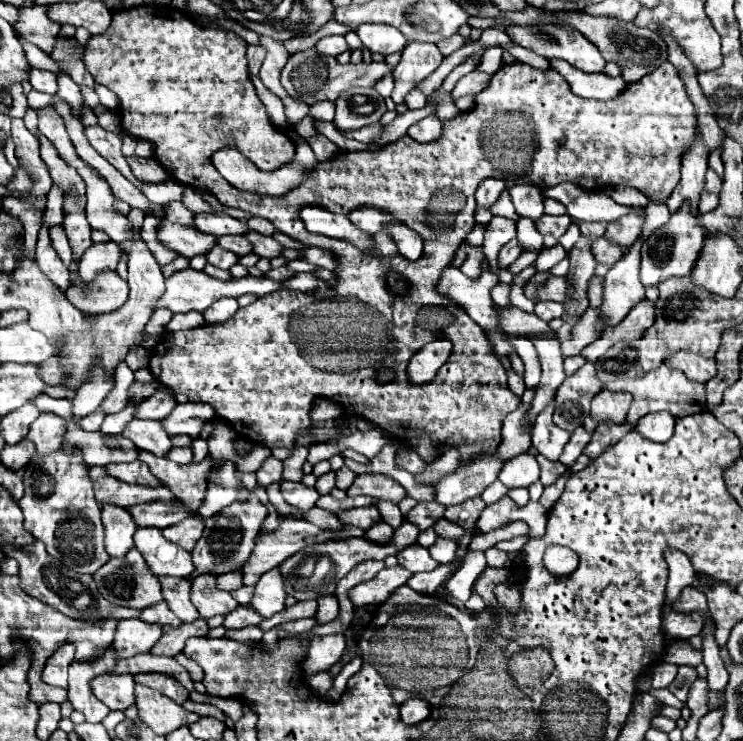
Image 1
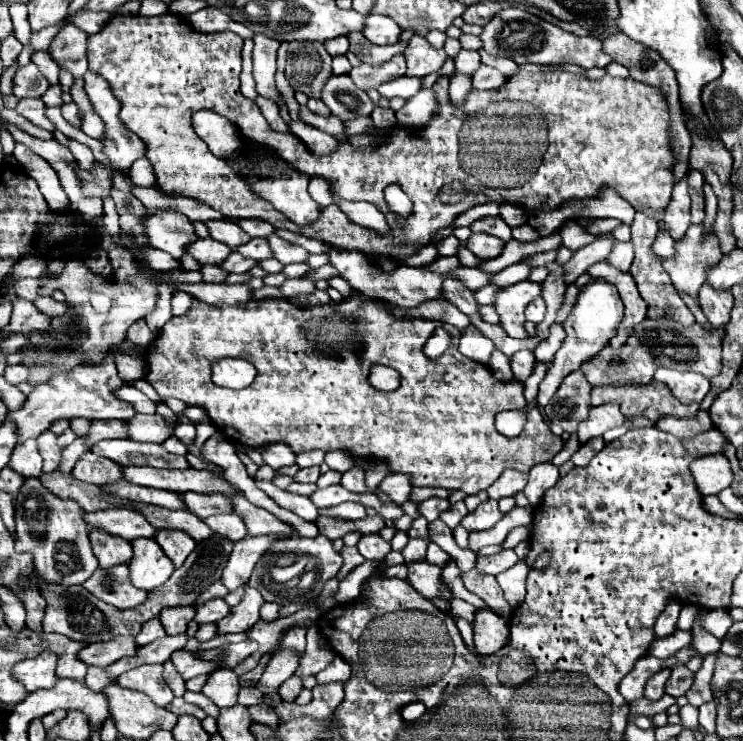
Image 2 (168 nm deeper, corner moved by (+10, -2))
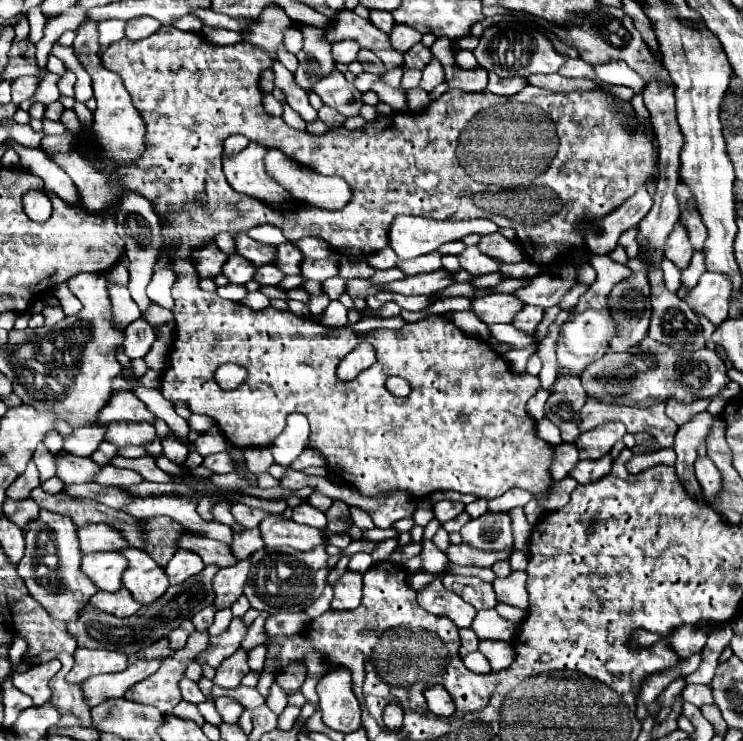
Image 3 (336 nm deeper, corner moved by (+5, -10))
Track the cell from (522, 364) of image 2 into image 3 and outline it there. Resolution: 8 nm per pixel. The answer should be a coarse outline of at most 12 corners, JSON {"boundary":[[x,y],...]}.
{"boundary":[[533,346],[503,354],[513,372],[525,372]]}

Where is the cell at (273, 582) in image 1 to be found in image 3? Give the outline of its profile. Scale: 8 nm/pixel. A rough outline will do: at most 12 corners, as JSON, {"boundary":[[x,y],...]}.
{"boundary":[[233,618],[197,658],[217,668],[241,648],[249,626]]}

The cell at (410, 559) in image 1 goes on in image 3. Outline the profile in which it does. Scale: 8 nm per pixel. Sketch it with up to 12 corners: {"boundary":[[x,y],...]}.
{"boundary":[[441,576],[417,592],[431,614],[469,628],[477,612]]}

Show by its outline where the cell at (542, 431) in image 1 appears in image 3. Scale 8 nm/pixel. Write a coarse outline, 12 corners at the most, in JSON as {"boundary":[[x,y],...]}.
{"boundary":[[608,255],[563,324],[559,366],[579,376],[617,334],[609,292],[633,272]]}

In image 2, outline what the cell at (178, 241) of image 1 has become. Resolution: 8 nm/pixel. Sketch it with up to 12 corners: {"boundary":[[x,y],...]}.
{"boundary":[[200,238],[190,256],[220,266],[232,252],[214,238]]}

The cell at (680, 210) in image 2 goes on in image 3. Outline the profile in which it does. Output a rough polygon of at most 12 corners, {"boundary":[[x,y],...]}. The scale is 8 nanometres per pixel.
{"boundary":[[677,222],[665,244],[665,258],[677,268],[691,262],[689,232]]}

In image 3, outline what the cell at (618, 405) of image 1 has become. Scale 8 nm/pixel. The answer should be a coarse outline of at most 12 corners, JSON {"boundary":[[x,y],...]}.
{"boundary":[[607,422],[577,438],[581,460],[605,456],[627,434],[623,422]]}

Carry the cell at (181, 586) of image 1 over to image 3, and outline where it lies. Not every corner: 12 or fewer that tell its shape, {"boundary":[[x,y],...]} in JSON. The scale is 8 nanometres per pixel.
{"boundary":[[185,620],[169,634],[173,650],[183,648],[195,630],[191,620]]}

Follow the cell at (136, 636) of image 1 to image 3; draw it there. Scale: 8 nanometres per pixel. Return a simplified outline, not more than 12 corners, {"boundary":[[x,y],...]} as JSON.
{"boundary":[[75,650],[69,682],[121,672],[127,654],[111,650]]}

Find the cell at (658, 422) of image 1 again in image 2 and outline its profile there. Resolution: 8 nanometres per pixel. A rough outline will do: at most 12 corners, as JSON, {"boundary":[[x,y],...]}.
{"boundary":[[710,412],[696,418],[660,418],[656,428],[690,440],[714,426]]}

